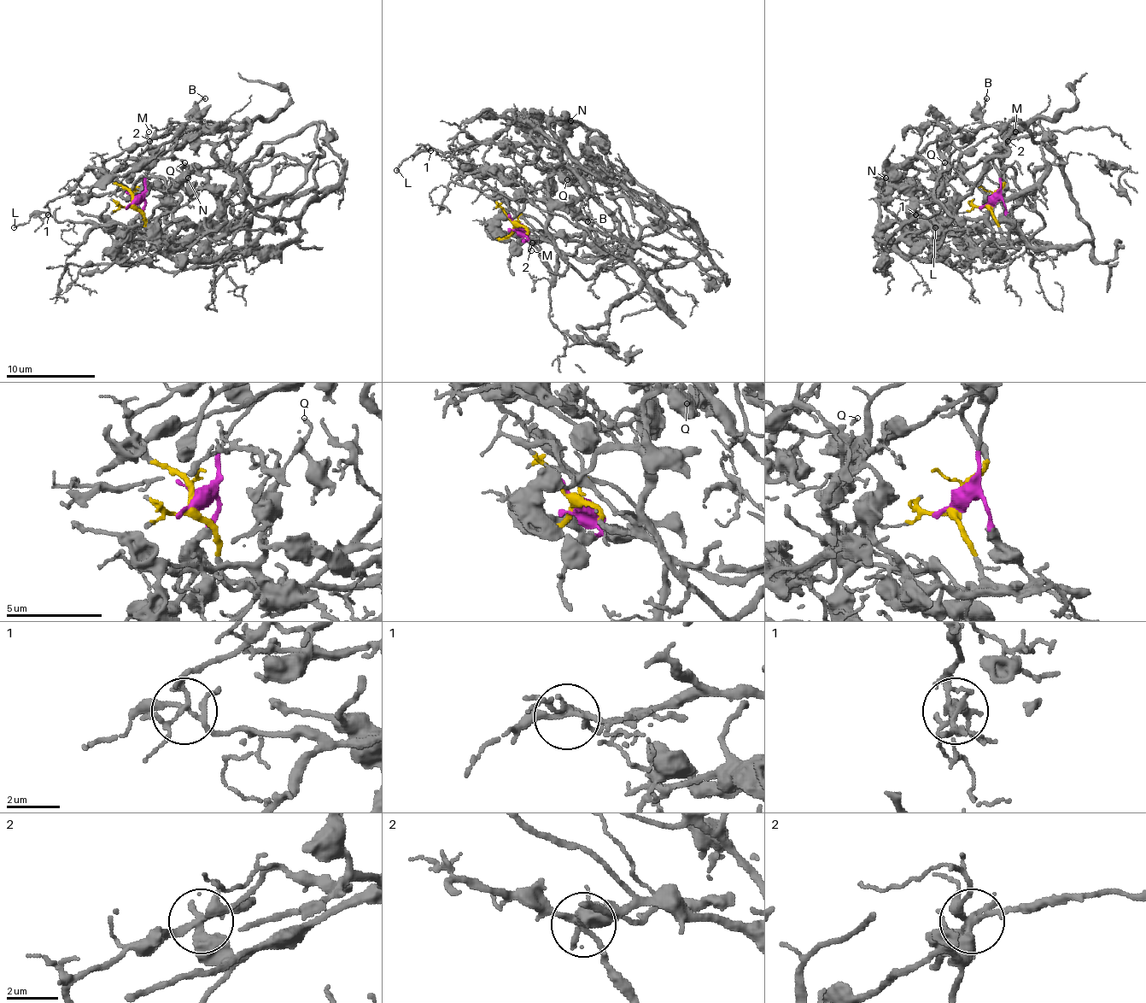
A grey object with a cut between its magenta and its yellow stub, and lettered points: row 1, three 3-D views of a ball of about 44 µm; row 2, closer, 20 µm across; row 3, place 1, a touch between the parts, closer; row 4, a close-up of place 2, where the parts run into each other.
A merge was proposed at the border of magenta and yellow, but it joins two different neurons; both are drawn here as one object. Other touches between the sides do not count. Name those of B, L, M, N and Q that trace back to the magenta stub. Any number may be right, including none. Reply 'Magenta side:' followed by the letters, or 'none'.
Magenta side: B, M

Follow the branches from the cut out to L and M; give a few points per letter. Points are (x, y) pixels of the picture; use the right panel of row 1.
L: (990, 201), (1001, 241), (973, 241), (955, 223), (936, 216), (920, 239), (909, 223), (915, 212), (936, 228)
M: (990, 201), (1001, 190), (1007, 141), (1016, 131)

